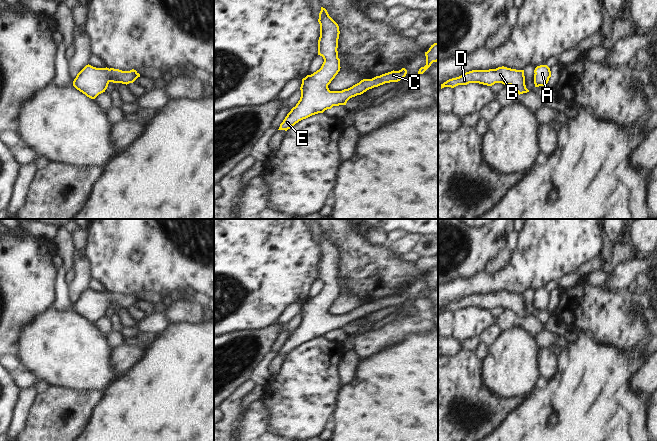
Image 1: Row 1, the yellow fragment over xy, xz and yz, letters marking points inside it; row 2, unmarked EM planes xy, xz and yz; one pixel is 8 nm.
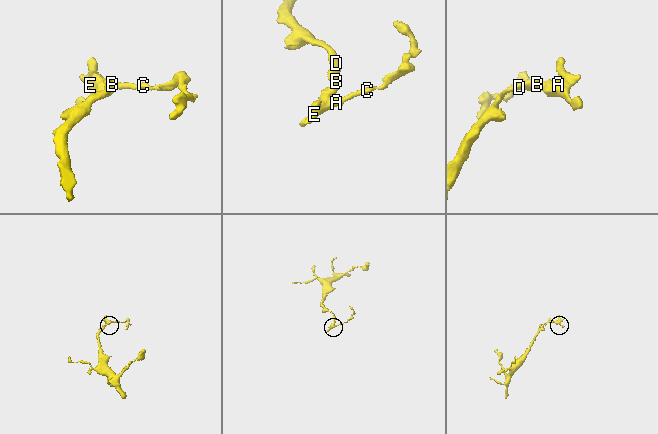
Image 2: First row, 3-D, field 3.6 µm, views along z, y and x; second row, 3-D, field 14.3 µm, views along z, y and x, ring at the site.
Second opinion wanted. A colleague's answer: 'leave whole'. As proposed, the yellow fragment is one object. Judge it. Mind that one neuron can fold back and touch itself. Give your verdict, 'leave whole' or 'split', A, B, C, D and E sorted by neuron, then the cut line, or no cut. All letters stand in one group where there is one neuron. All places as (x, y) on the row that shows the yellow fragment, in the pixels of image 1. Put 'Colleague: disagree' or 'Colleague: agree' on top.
Colleague: agree
leave whole; groups A B C D E; cut none

